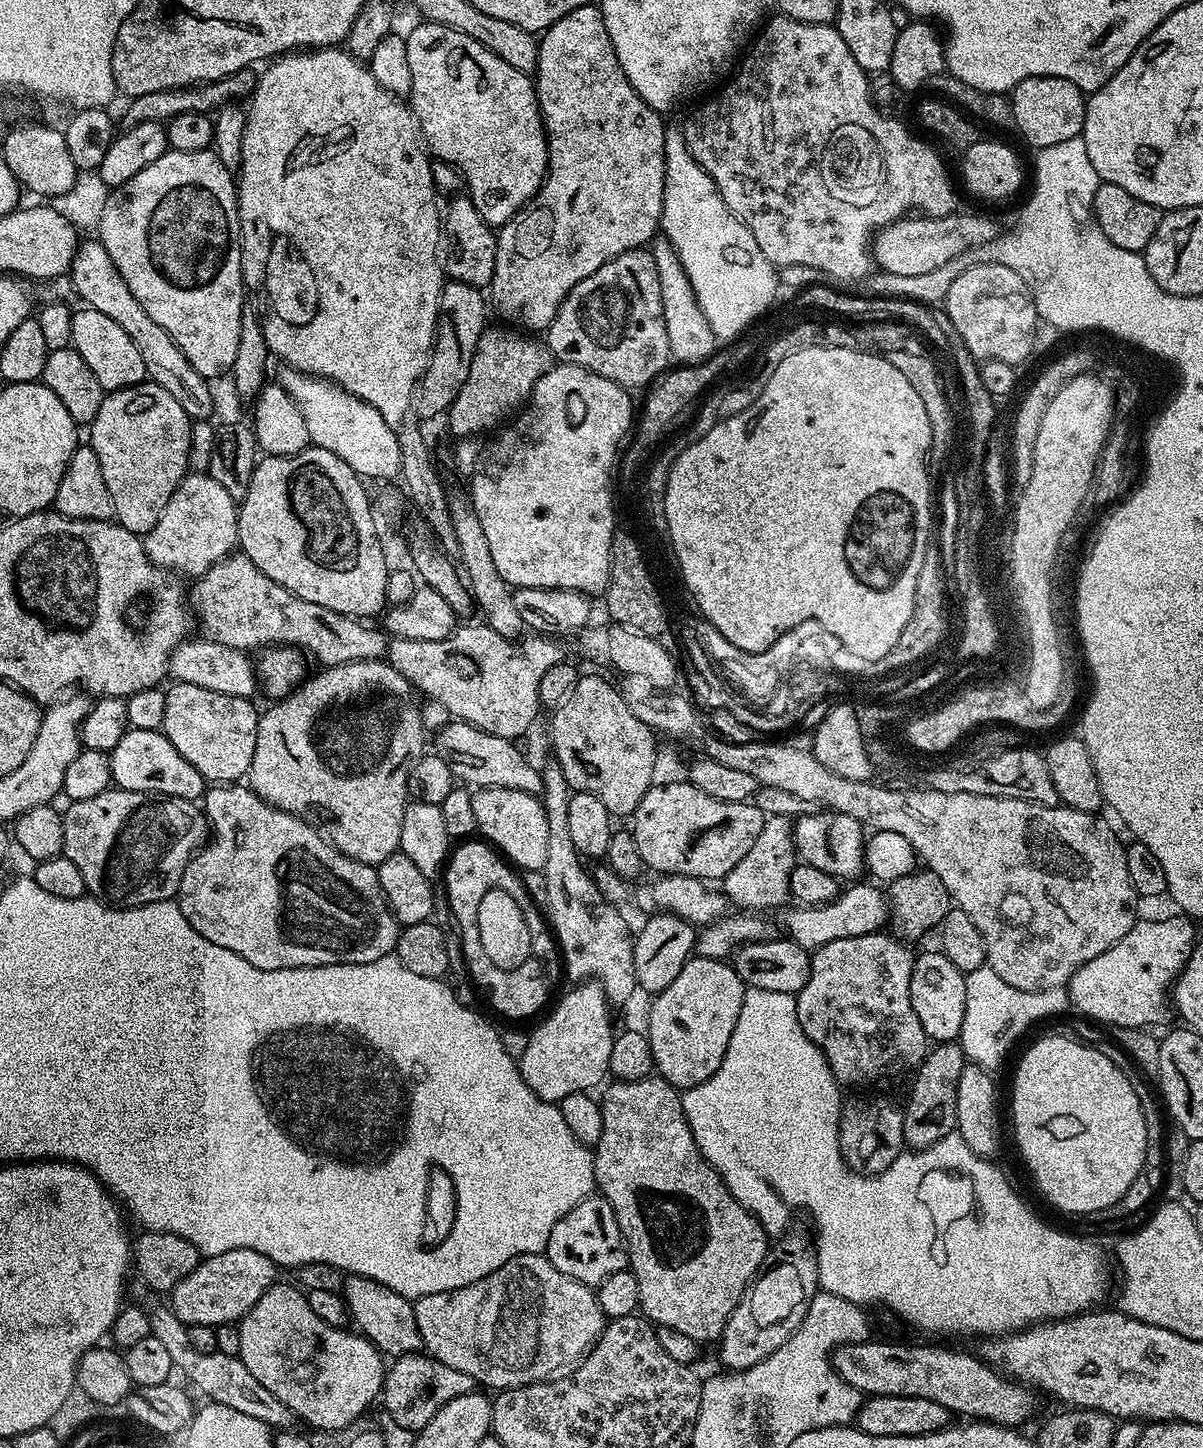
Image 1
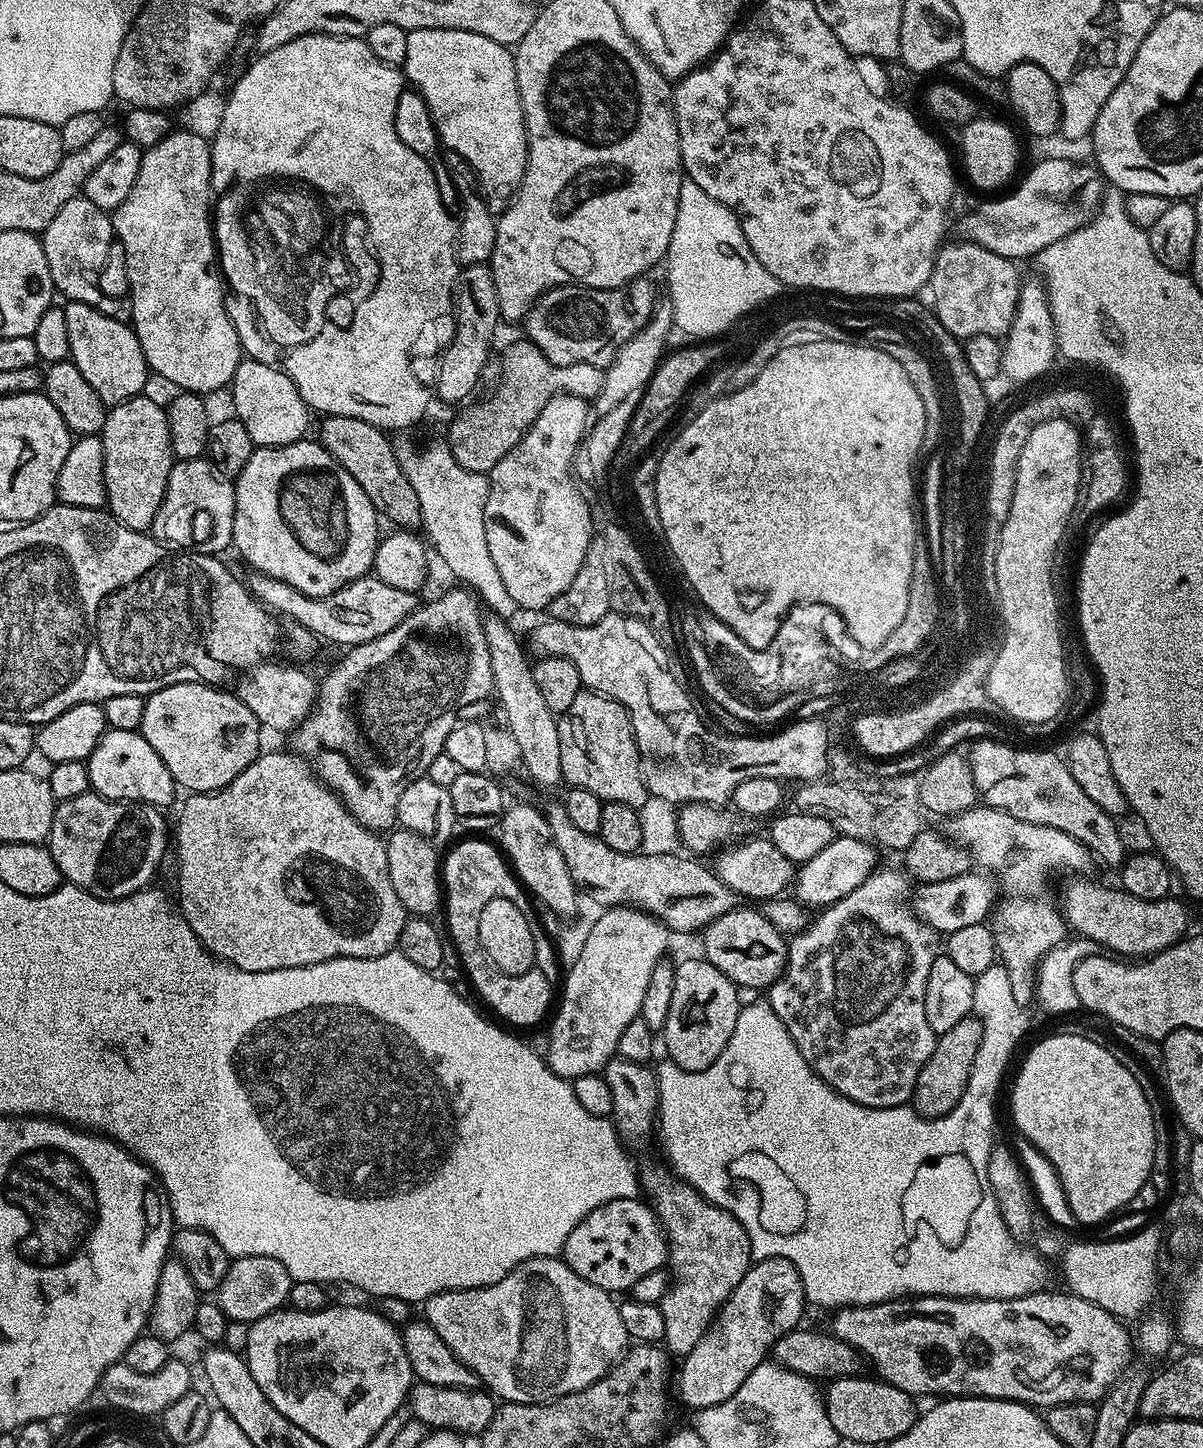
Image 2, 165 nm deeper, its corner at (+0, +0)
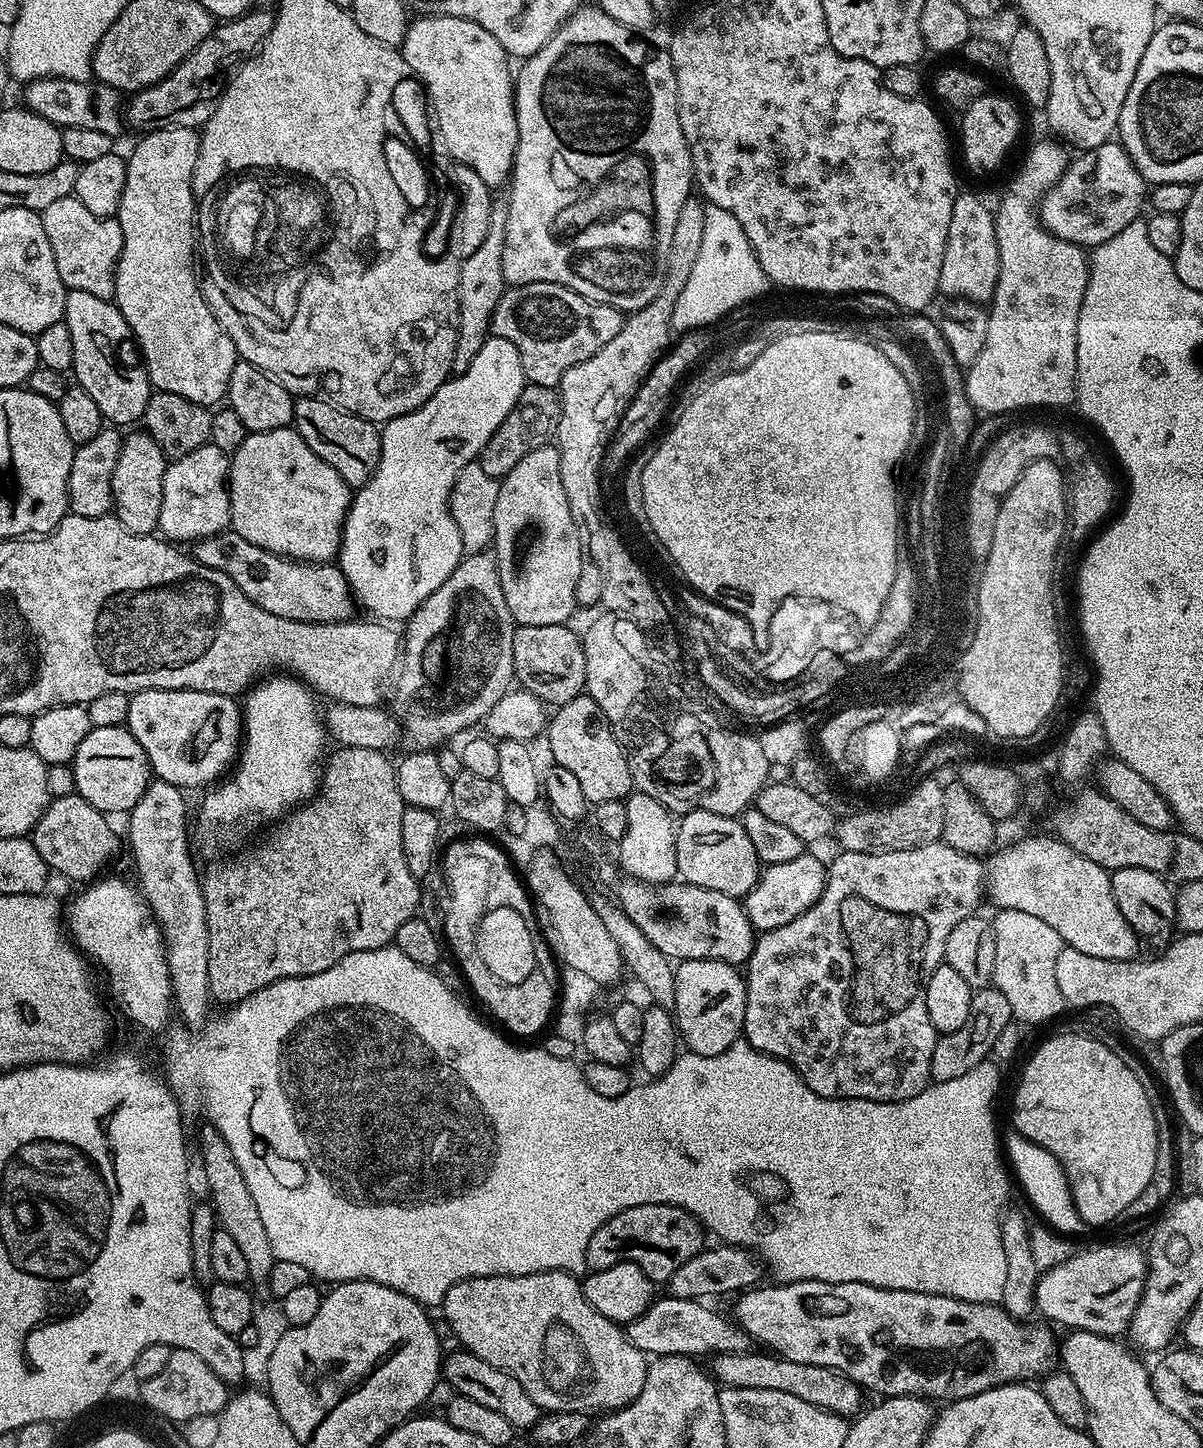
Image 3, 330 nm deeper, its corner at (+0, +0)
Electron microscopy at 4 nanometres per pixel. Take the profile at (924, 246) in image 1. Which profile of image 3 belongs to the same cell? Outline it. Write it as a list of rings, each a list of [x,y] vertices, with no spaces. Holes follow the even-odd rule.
[[[1109,142],[1081,151],[1069,163],[1053,188],[1040,200],[1040,222],[1047,232],[1053,232],[1066,242],[1074,242],[1091,250],[1114,238],[1118,230],[1126,230],[1146,208],[1146,182],[1118,142]]]

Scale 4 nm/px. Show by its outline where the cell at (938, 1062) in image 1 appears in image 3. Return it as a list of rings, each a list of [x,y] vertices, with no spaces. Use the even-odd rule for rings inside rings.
[[[994,986],[975,989],[966,1022],[962,1022],[958,1030],[943,1033],[936,1041],[934,1054],[930,1058],[932,1080],[937,1084],[950,1082],[950,1078],[962,1078],[962,1074],[974,1070],[974,1066],[985,1063],[992,1055],[998,1034],[1013,1020],[1010,1002],[998,989]]]

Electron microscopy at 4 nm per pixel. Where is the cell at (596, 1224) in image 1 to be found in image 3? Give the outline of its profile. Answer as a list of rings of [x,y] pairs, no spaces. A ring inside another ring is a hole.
[[[647,1204],[634,1206],[624,1212],[614,1214],[598,1230],[594,1230],[594,1238],[590,1238],[590,1246],[586,1246],[586,1265],[591,1271],[606,1270],[606,1266],[614,1266],[618,1262],[634,1262],[654,1282],[666,1282],[678,1270],[678,1266],[694,1258],[706,1244],[706,1229],[696,1217],[691,1216],[685,1208],[670,1206],[669,1204]]]

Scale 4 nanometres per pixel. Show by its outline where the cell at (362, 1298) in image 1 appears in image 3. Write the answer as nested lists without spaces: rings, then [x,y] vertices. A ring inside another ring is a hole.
[[[457,1350],[447,1353],[442,1360],[442,1379],[453,1387],[455,1395],[474,1398],[474,1402],[502,1414],[502,1418],[506,1418],[506,1422],[510,1422],[513,1429],[530,1430],[541,1418],[542,1410],[536,1405],[534,1398],[530,1398],[530,1394],[522,1390],[522,1382],[518,1382],[518,1378],[510,1378],[506,1370],[498,1370],[498,1366],[482,1362],[482,1358],[470,1351]]]

